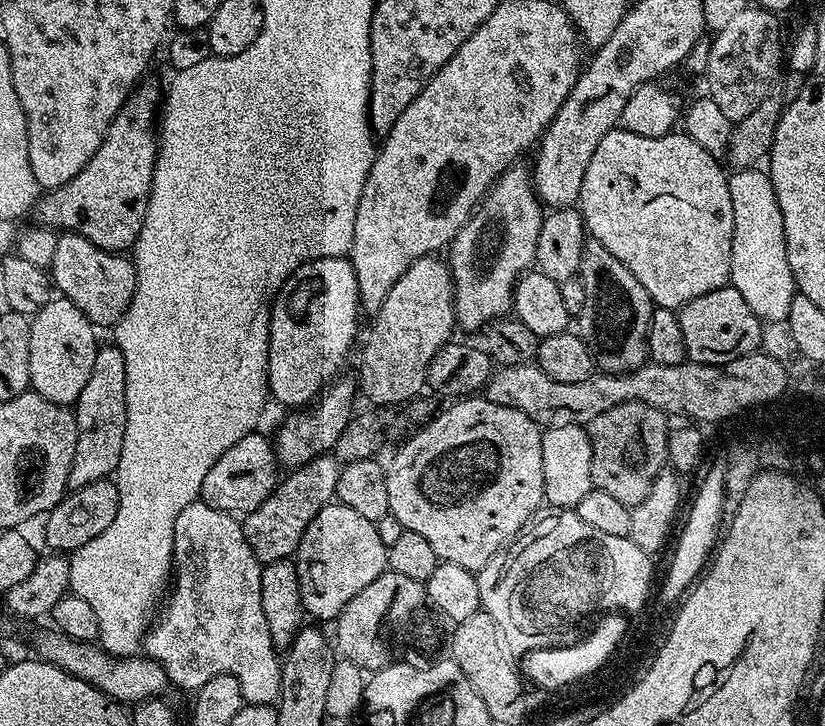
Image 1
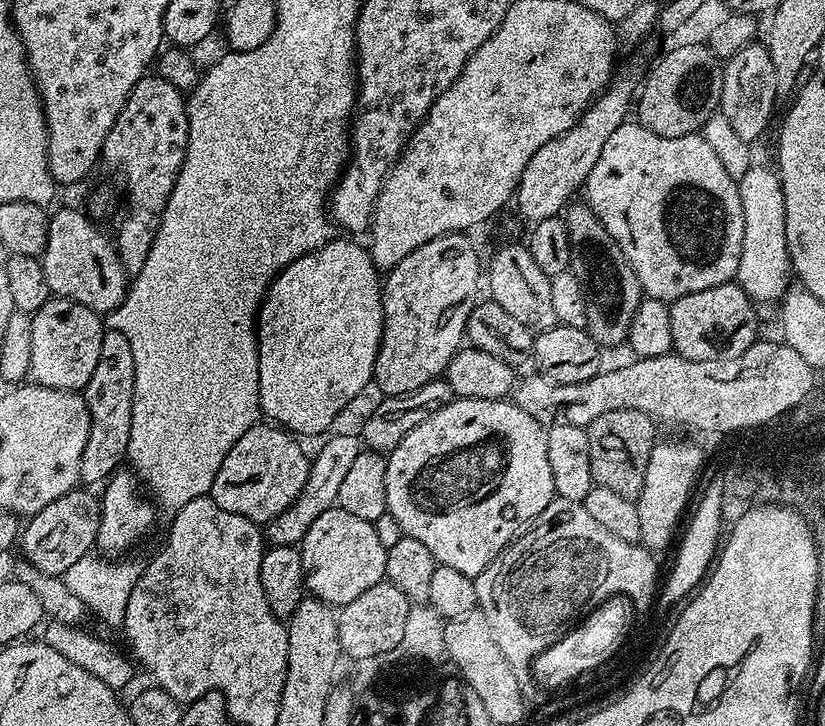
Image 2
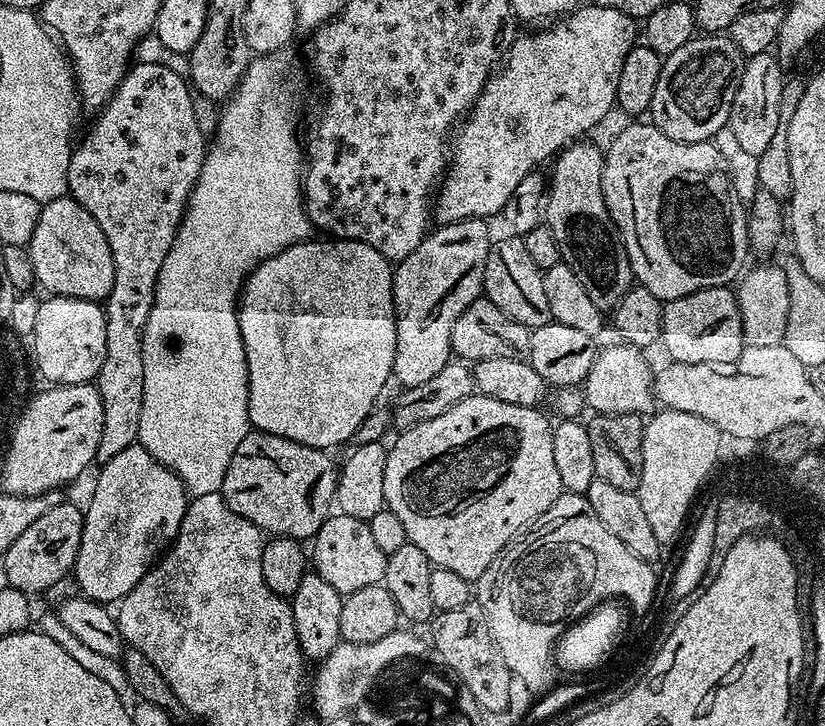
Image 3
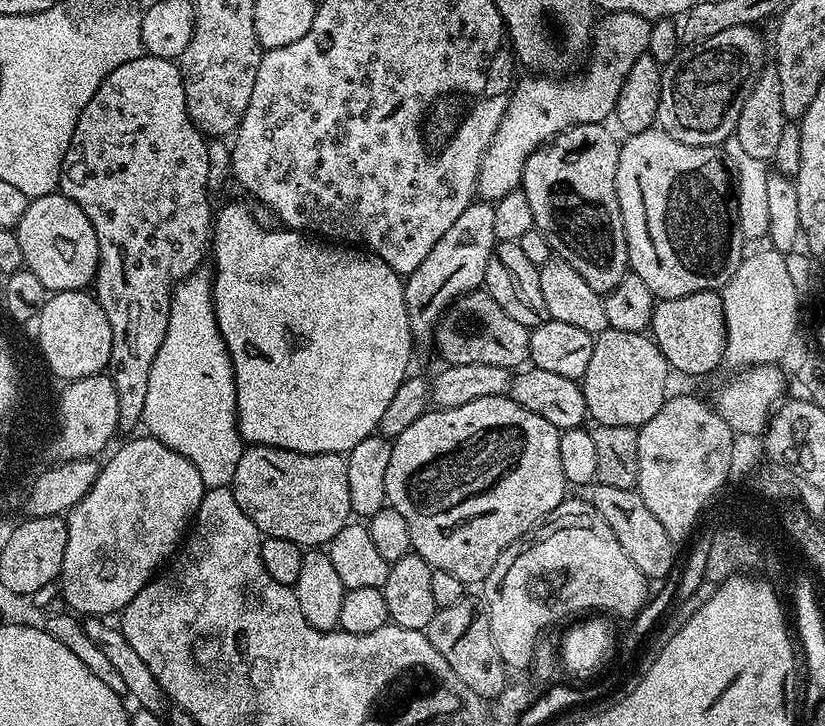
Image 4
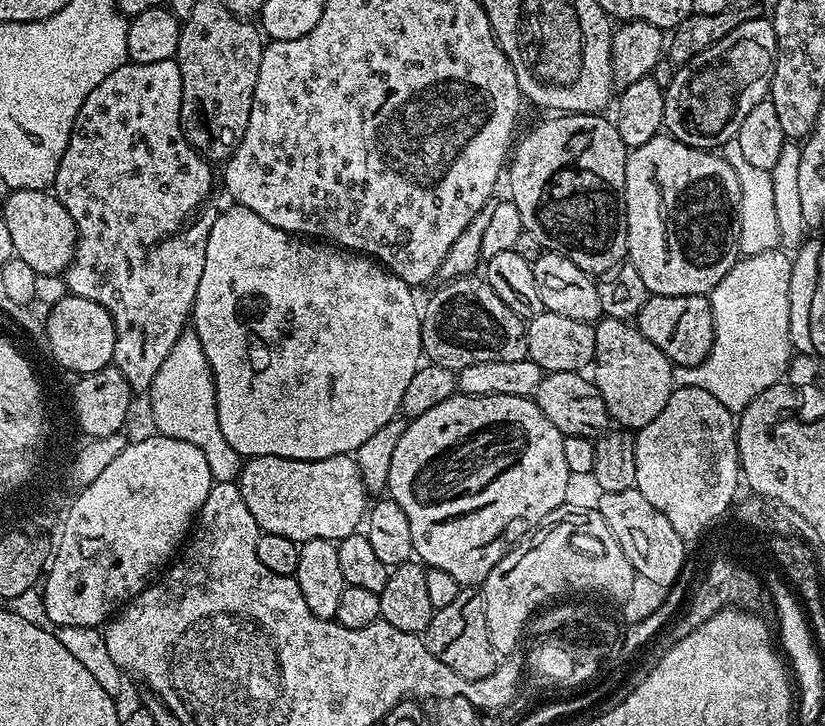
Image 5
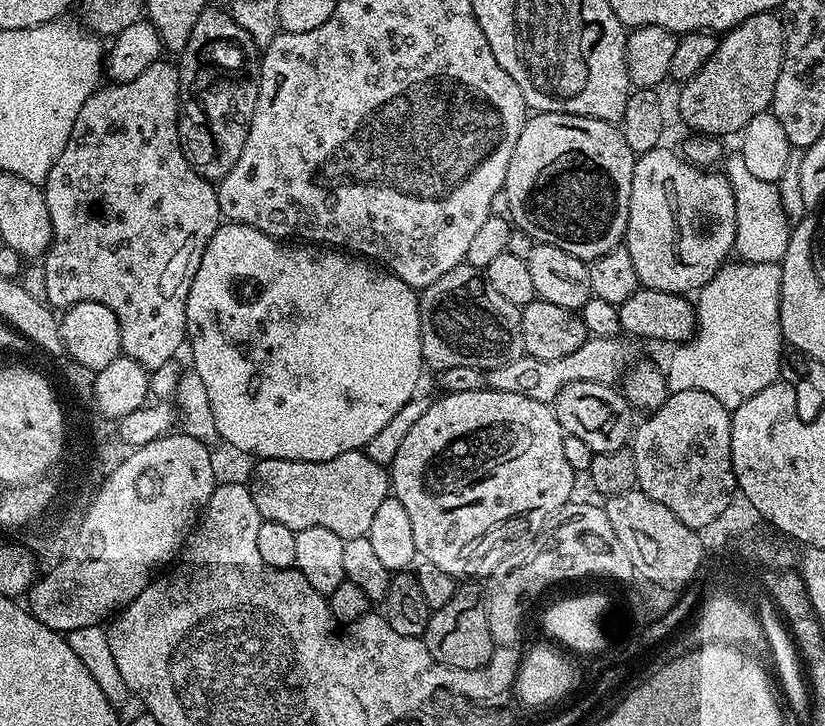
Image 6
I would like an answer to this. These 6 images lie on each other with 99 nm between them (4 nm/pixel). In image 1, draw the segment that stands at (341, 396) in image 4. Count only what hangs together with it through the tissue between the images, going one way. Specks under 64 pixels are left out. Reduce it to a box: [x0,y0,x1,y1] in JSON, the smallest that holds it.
[268,259,360,408]

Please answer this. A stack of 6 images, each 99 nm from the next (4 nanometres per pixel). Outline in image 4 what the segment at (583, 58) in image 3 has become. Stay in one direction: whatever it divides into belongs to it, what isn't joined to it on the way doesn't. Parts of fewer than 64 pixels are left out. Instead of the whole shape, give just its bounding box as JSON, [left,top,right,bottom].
[476,12,652,202]

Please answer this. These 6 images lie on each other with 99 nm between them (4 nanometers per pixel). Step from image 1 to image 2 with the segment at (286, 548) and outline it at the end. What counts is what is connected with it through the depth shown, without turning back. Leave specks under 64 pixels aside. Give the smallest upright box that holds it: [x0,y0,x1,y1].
[266,435,362,546]

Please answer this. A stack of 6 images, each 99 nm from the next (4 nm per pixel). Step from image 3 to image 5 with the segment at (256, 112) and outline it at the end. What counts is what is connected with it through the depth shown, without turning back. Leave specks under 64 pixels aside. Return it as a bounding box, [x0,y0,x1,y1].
[151,330,242,483]

